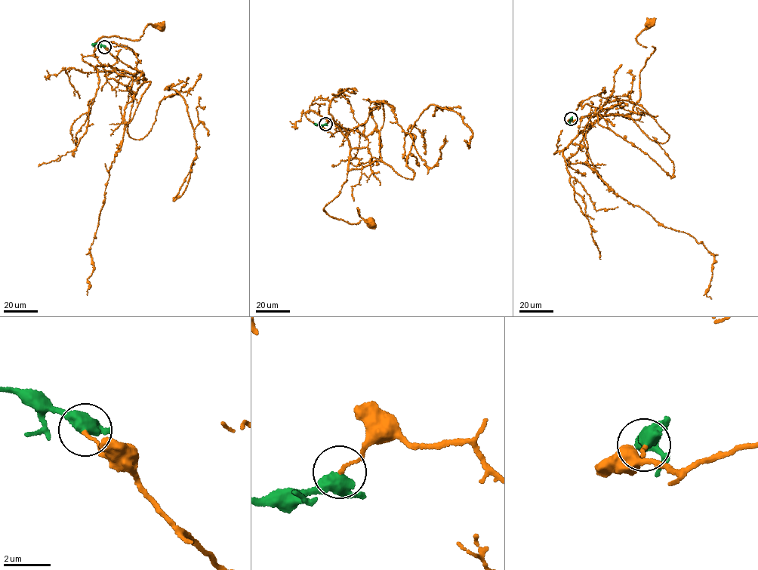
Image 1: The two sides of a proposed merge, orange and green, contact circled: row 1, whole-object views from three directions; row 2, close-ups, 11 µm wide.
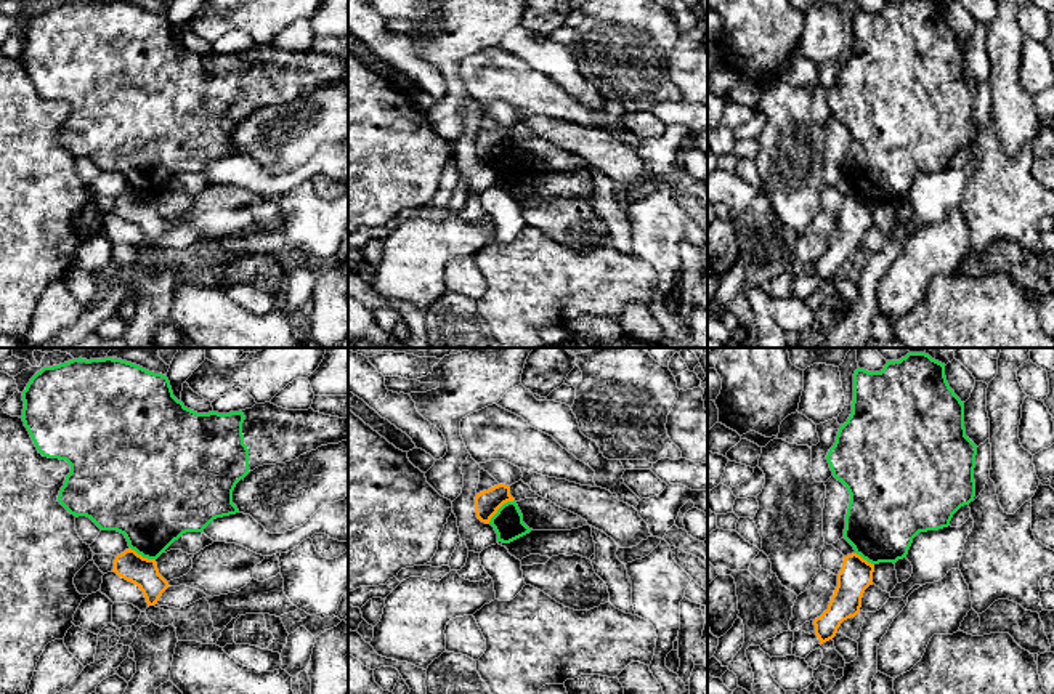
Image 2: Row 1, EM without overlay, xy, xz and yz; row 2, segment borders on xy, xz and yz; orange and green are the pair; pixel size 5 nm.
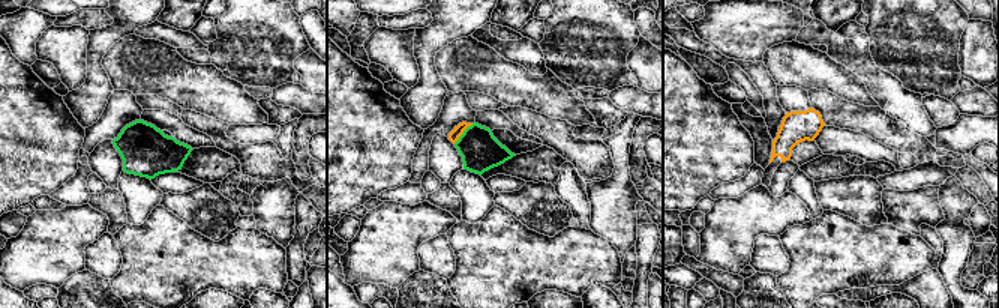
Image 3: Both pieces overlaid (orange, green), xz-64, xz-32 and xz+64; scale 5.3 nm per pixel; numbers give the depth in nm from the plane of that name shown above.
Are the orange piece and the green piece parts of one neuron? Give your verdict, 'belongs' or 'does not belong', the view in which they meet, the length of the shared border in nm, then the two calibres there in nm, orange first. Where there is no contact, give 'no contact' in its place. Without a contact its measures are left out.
does not belong | xz | 180 nm | 130/150 nm

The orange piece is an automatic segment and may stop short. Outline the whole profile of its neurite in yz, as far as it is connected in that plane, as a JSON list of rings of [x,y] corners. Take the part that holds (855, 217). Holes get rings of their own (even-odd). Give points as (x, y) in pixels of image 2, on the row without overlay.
[[[860,196],[844,197],[842,210],[837,215],[837,228],[828,250],[813,261],[820,285],[833,280],[841,264],[860,253],[863,234],[873,226],[873,213],[874,205]]]

